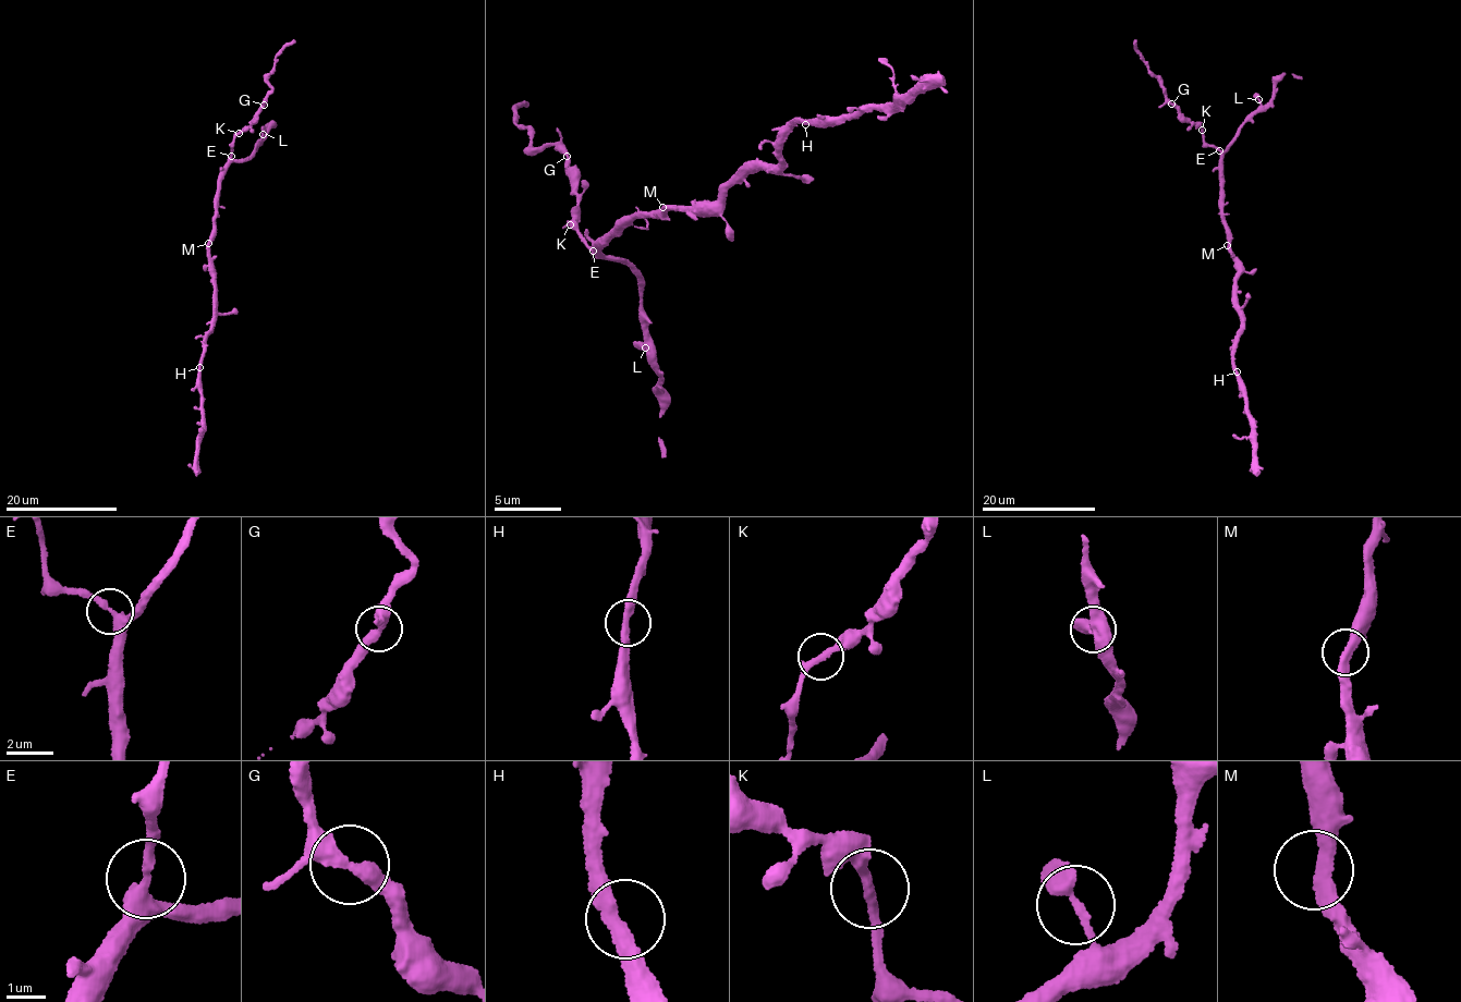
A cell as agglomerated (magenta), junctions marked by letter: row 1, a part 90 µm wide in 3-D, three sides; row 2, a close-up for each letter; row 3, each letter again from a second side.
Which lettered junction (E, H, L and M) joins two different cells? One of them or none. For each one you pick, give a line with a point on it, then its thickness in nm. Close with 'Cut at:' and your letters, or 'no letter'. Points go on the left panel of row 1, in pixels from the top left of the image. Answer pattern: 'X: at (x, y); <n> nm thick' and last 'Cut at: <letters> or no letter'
Cut at: no letter

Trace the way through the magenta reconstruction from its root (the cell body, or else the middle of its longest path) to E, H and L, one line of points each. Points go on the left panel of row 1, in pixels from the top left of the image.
E: (209, 245), (217, 211), (217, 181), (231, 156)
H: (209, 245), (215, 312), (199, 367)
L: (209, 245), (217, 211), (217, 181), (221, 170), (232, 161), (242, 161), (252, 154), (263, 134)

